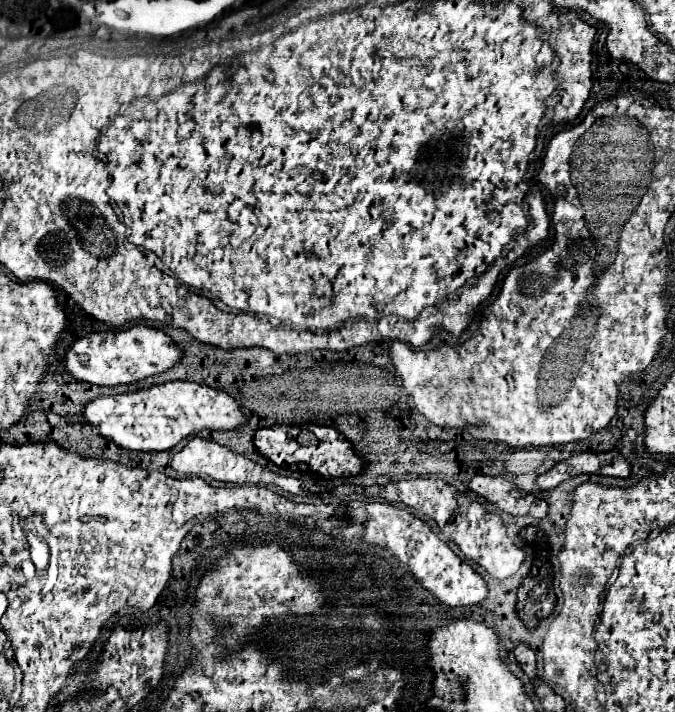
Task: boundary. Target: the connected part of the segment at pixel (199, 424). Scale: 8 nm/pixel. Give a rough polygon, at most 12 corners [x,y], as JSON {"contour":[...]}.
{"contour":[[196,382],[100,396],[84,416],[130,450],[170,450],[248,416]]}

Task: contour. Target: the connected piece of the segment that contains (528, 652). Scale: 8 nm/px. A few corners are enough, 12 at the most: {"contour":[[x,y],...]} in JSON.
{"contour":[[526,644],[514,650],[520,668],[536,682],[536,654]]}

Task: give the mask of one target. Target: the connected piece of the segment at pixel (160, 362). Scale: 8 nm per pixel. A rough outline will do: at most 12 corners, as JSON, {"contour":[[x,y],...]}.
{"contour":[[148,326],[76,340],[64,366],[98,386],[136,384],[182,350]]}

